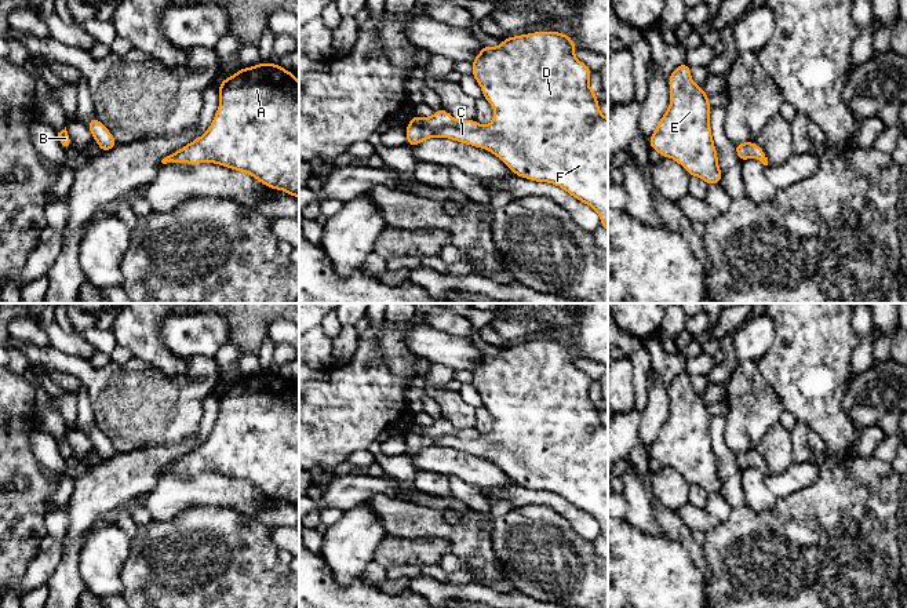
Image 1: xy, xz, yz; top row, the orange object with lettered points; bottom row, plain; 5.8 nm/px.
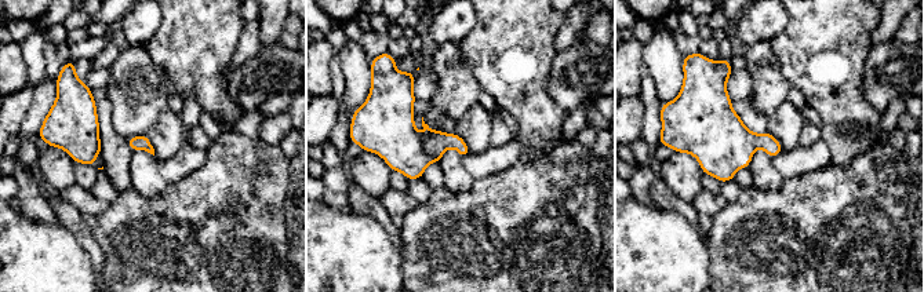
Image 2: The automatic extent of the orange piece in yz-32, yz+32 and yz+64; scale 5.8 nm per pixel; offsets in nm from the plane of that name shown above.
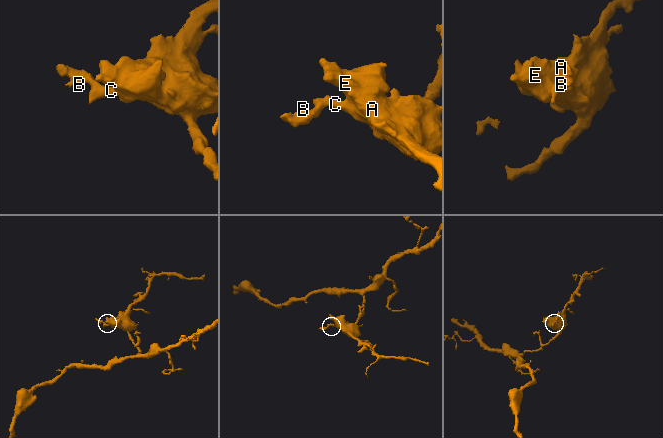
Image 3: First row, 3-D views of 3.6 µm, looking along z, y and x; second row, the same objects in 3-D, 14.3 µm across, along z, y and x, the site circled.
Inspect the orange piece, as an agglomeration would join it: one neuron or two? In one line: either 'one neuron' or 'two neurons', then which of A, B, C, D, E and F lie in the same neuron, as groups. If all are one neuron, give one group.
one neuron; A B C D E F

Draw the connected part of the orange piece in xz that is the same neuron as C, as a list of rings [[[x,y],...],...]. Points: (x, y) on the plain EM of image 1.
[[[554,339],[506,346],[498,356],[482,354],[471,369],[471,383],[493,416],[493,429],[485,436],[476,429],[458,429],[441,416],[430,426],[414,425],[409,429],[405,437],[407,454],[415,455],[429,447],[448,447],[485,458],[499,466],[514,484],[557,494],[589,513],[608,540],[608,427],[600,419],[595,400],[589,394],[590,376],[575,367],[576,357],[571,345]]]

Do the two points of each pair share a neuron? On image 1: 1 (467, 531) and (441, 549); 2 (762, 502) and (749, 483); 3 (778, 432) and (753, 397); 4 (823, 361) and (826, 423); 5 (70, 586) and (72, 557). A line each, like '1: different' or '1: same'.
1: different
2: same
3: different
4: same
5: same

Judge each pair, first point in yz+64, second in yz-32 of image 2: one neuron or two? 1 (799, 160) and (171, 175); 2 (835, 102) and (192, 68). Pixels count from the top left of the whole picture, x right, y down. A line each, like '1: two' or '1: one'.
1: one
2: one

